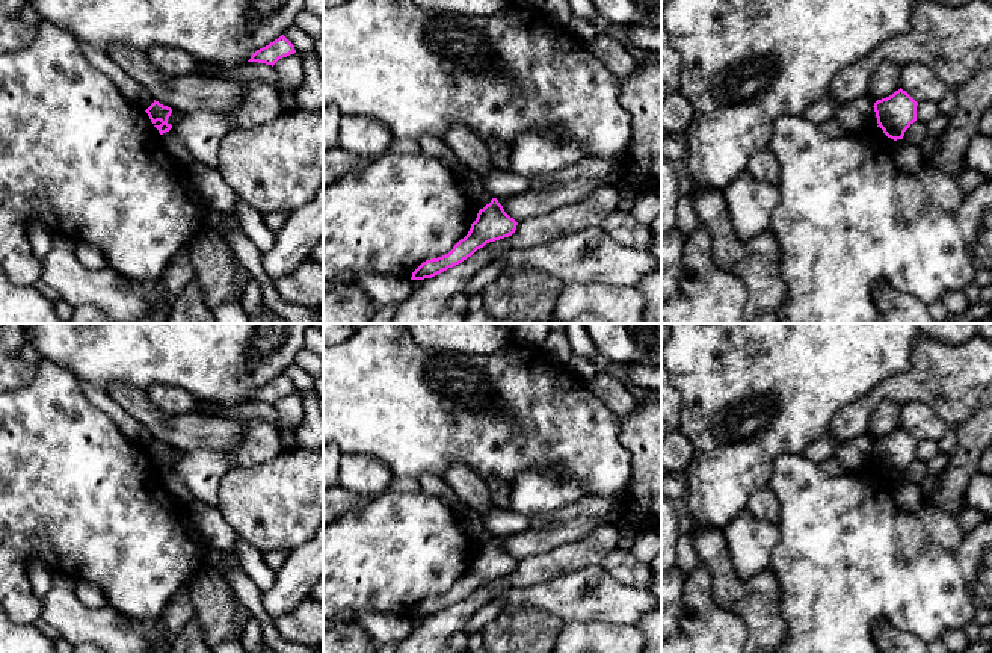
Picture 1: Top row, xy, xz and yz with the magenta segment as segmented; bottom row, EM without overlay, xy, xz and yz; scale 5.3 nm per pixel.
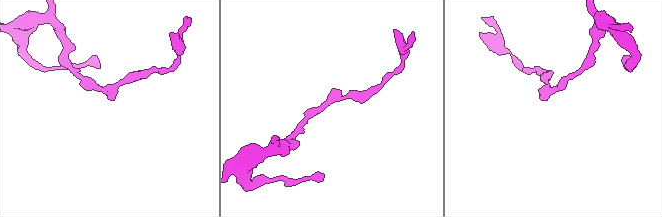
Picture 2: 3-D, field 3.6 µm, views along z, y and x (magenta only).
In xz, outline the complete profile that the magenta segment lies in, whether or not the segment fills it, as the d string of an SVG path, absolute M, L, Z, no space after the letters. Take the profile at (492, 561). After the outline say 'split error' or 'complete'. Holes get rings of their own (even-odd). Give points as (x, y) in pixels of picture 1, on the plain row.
M492 537L489 543L479 549L468 573L448 593L423 600L412 611L411 618L432 617L462 602L486 582L512 574L516 564L518 561L504 550L498 538Z | complete

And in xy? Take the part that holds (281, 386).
M281 373L269 384L257 388L248 401L258 401L273 405L279 398L294 391L296 391L294 384L284 373Z | complete

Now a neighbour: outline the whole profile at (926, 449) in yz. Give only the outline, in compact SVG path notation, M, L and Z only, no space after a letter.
M933 440L918 441L918 444L917 444L917 460L927 463L929 460L936 456L938 453L939 453L938 441L933 441Z

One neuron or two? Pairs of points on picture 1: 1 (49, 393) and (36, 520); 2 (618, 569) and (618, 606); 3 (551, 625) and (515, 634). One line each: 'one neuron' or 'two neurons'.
1: one neuron
2: two neurons
3: one neuron

